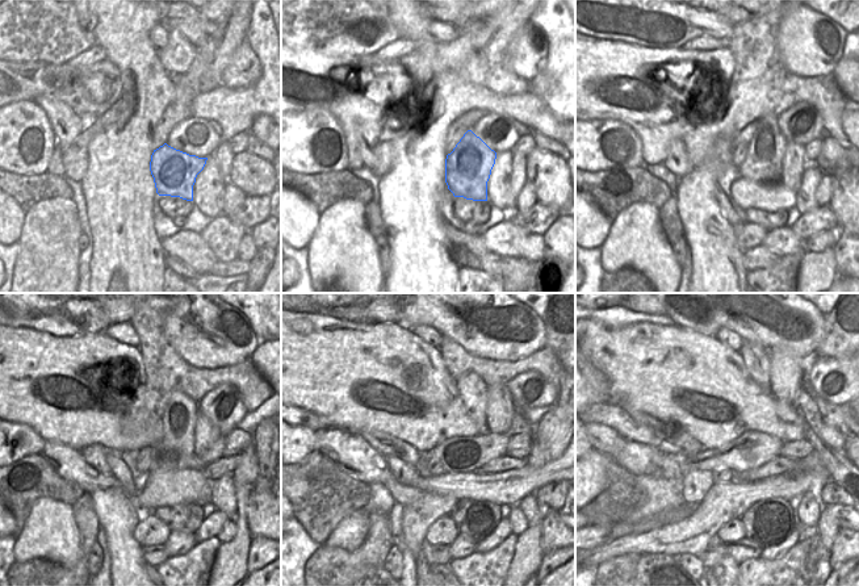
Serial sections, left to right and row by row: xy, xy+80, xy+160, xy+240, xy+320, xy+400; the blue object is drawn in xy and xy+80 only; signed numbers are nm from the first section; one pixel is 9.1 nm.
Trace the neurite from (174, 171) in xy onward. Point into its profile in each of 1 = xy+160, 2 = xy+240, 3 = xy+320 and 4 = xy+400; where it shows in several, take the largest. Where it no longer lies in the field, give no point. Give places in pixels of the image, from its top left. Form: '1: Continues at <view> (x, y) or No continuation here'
1: Continues at xy+160 (762, 163)
2: Continues at xy+240 (180, 414)
3: Continues at xy+320 (472, 389)
4: Continues at xy+400 (757, 359)

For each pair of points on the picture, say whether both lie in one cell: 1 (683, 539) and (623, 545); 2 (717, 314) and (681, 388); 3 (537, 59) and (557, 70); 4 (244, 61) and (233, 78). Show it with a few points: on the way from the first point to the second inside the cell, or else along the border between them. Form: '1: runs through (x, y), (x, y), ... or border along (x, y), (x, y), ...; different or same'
1: runs through (669, 540), (637, 543); same
2: border along (678, 325), (715, 337); different
3: border along (545, 34), (547, 66), (543, 70); different
4: runs through (244, 65), (237, 74); same

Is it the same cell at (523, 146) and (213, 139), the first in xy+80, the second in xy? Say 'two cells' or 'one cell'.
two cells

